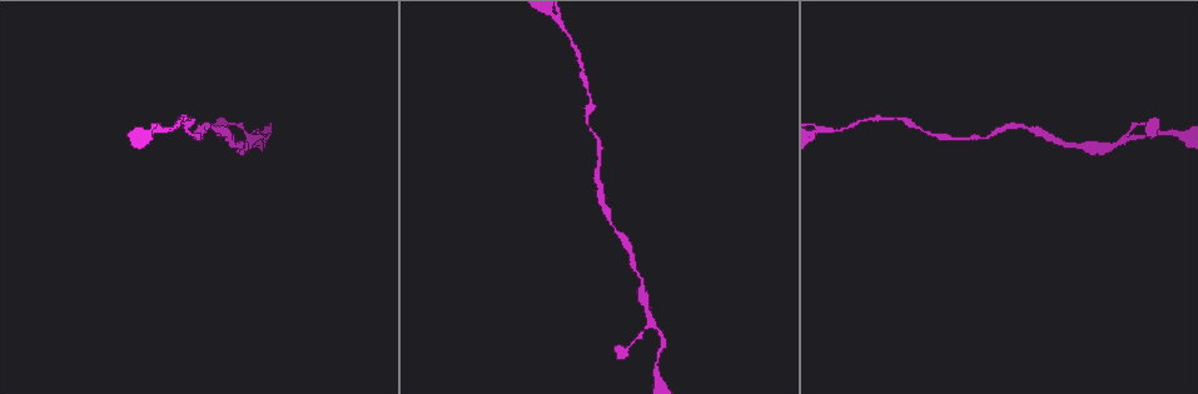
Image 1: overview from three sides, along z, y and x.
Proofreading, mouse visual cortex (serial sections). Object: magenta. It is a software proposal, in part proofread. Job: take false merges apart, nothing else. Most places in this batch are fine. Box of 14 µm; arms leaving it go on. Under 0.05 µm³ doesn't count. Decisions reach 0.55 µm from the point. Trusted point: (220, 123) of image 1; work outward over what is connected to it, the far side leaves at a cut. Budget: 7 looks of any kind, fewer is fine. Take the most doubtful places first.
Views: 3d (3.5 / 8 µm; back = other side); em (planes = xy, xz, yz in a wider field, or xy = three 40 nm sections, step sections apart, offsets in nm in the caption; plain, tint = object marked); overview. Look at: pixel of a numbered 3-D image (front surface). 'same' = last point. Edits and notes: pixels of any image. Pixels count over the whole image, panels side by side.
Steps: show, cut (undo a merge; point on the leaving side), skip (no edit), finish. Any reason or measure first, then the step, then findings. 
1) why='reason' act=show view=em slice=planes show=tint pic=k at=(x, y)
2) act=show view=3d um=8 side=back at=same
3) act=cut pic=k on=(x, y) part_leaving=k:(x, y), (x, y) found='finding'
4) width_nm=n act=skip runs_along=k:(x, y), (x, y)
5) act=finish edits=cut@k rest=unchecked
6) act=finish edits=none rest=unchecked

why='sharp bend' act=show view=3d um=3.5 pic=1 at=(650, 324)

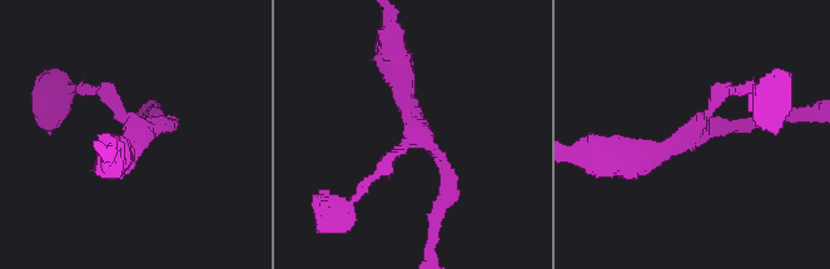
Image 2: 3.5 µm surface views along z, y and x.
arms=3 arm_widths_nm=150,200,300 why='shape alone is not enough' act=show view=em slice=xy step=5 show=tint pic=2 at=(415, 135)

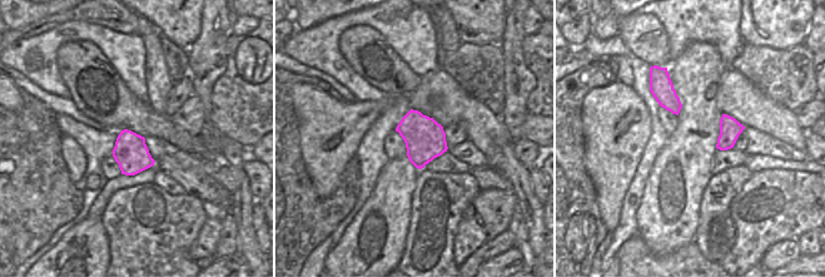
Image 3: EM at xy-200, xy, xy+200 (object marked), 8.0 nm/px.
act=skip runs_along=2:(746, 89), (724, 89), (676, 147), (627, 158) found='continuous, no second cell'

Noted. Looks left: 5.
why='sudden change in width' act=show view=3d um=3.5 pic=1 at=(819, 129)

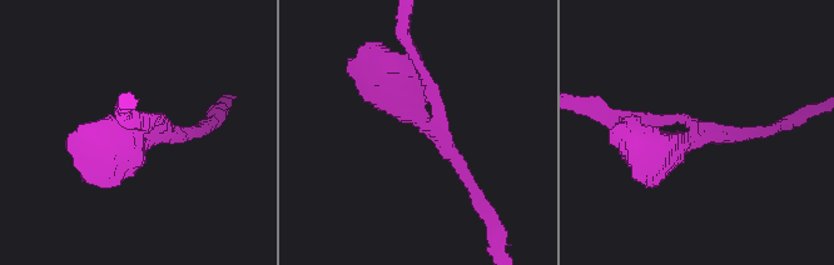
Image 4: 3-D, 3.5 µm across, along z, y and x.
why='now the EM' act=show view=em slice=xy step=2 show=plain pic=4 at=(159, 137)

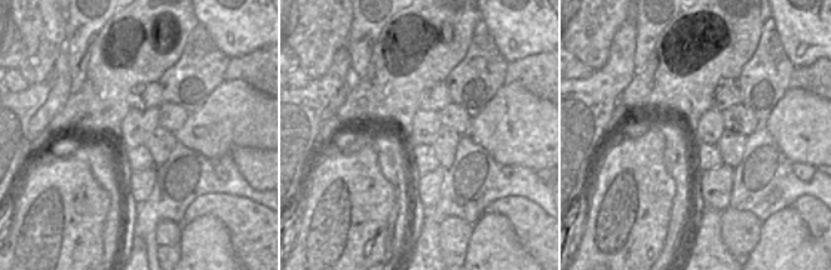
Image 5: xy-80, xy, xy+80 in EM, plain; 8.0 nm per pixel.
why='where the object lies' act=show view=em slice=xy step=2 show=tint at=same

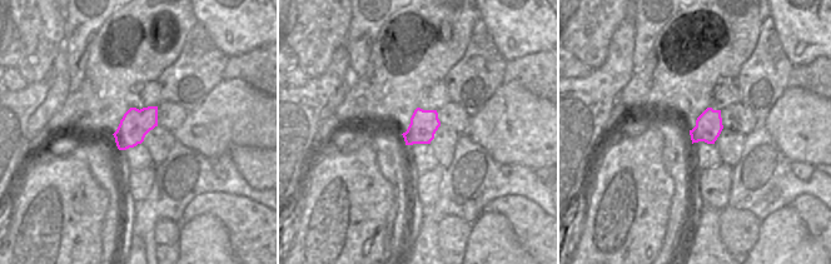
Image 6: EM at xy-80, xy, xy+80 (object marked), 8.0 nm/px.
act=skip runs_along=4:(482, 206), (440, 135), (382, 78) found='one cell here'

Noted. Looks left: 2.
act=show view=3d um=3.5 pic=1 at=(1179, 132)

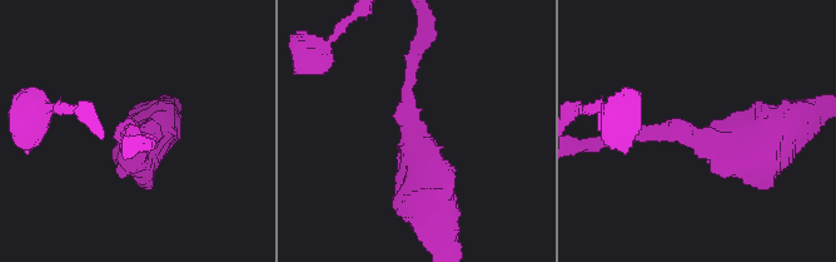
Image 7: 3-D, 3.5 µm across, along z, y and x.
arm_widths_nm=200,450 act=show view=em slice=xy step=3 show=tint pic=7 at=(692, 134)

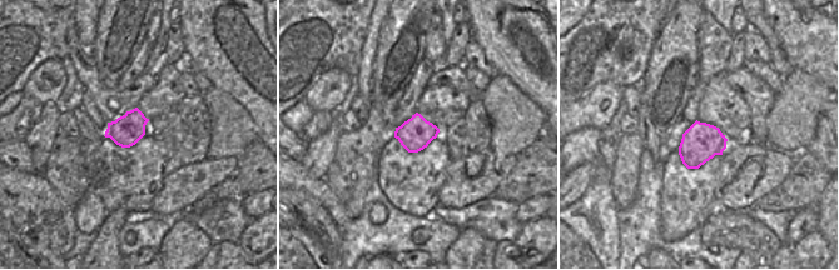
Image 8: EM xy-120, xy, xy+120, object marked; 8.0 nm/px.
act=skip runs_along=7:(419, 45), (408, 119), (443, 186) found='one cell here'

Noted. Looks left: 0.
act=finish edits=none rest=unchecked

